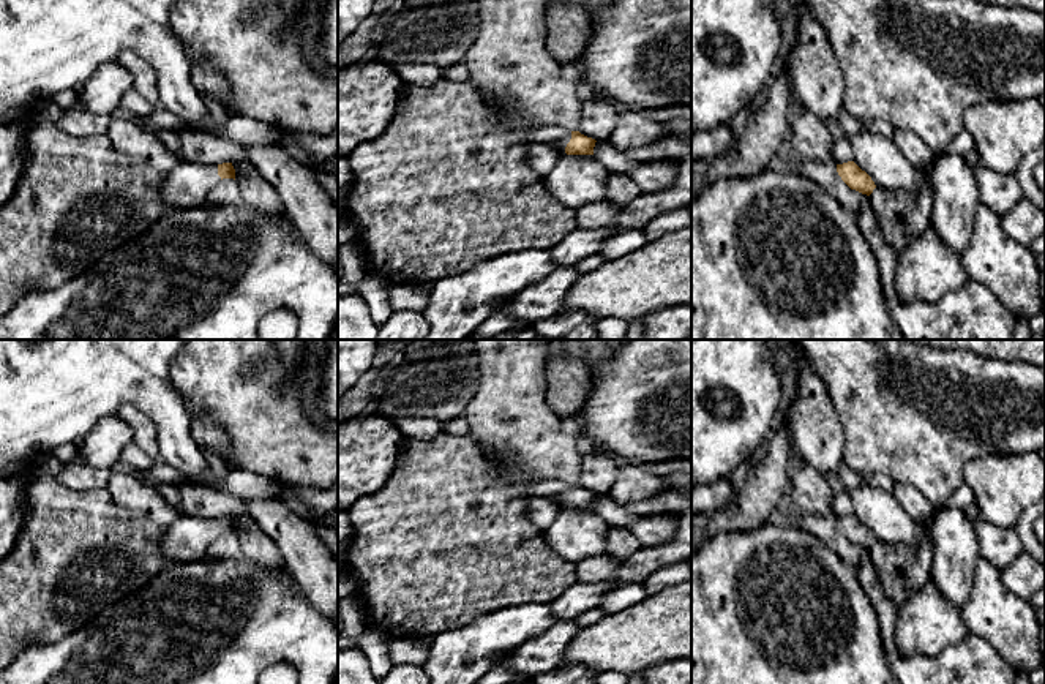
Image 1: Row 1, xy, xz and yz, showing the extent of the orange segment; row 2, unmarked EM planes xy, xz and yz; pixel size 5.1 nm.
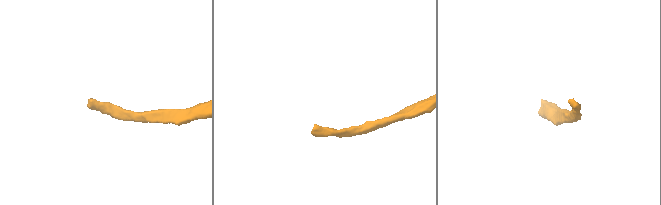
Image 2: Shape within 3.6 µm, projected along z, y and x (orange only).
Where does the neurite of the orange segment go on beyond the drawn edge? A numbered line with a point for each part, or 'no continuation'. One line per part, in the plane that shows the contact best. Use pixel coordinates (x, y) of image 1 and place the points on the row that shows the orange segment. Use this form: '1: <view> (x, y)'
1: xz (548, 135)

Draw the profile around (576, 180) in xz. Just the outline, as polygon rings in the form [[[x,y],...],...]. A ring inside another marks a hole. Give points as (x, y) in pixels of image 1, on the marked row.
[[[560,155],[545,175],[548,191],[573,210],[605,202],[609,172],[592,155]]]

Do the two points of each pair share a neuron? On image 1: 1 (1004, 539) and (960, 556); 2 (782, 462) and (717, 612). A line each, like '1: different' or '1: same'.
1: different
2: different

